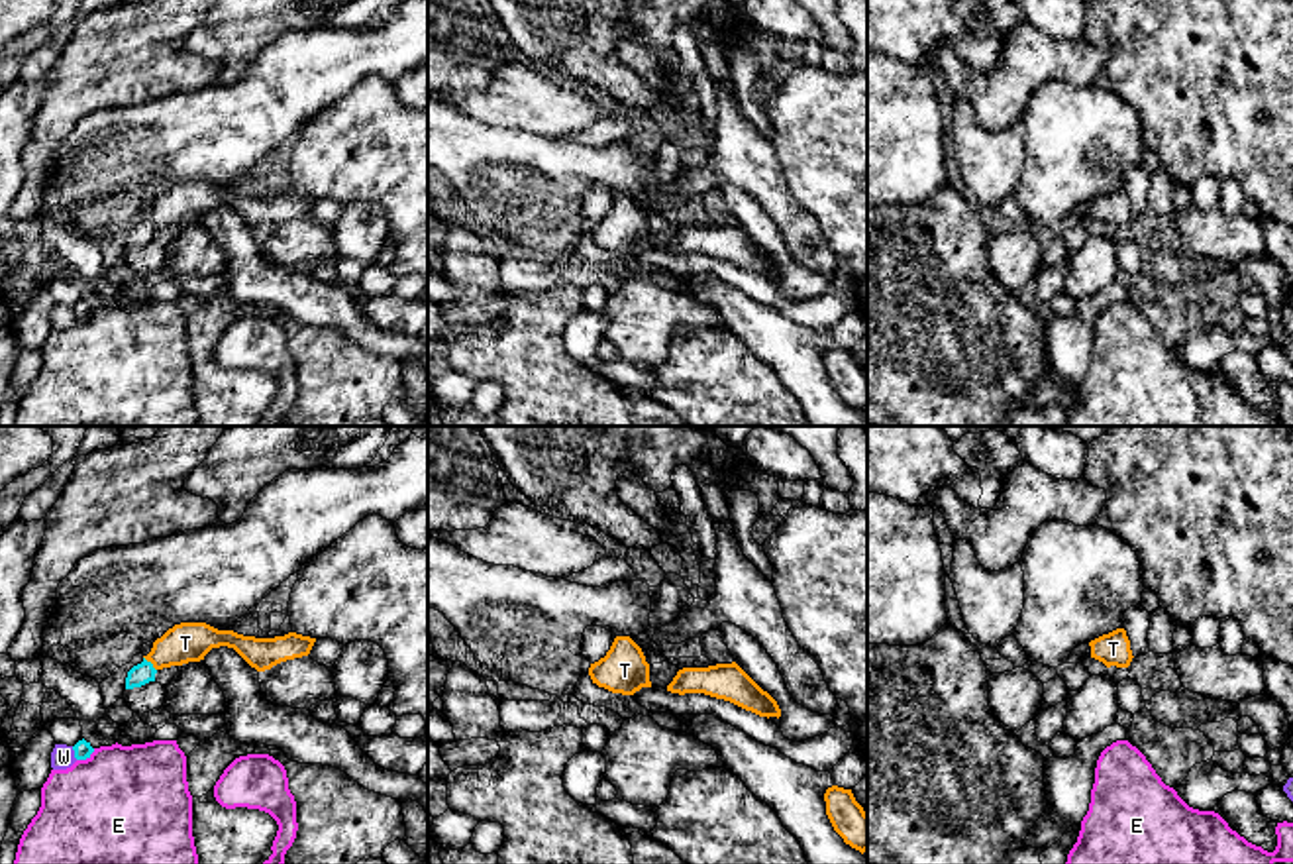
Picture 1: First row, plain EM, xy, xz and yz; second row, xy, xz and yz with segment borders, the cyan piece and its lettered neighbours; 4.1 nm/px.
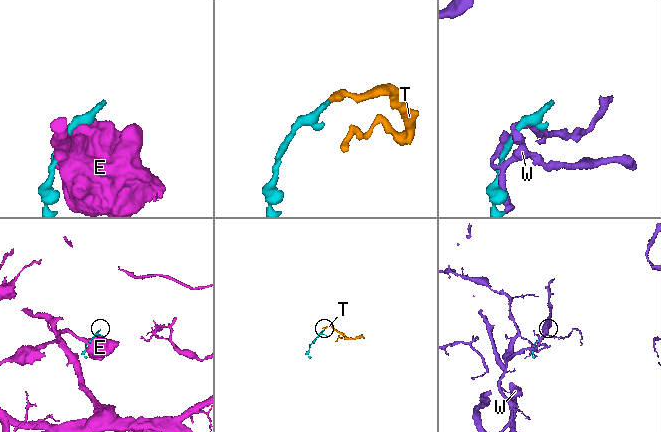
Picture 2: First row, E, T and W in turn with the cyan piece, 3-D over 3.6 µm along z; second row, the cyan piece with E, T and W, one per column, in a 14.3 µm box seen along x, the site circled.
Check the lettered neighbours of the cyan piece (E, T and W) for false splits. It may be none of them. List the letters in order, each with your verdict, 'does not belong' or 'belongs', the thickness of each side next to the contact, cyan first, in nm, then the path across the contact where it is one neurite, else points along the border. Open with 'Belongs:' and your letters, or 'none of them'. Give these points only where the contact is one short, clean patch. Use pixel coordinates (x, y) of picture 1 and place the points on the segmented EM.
Belongs: T
E: does not belong | 70/480 nm
T: belongs | 90/160 nm | across xy (144, 672), (152, 664), (167, 650), (185, 643)
W: does not belong | 70/100 nm

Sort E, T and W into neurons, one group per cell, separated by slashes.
E / T / W

